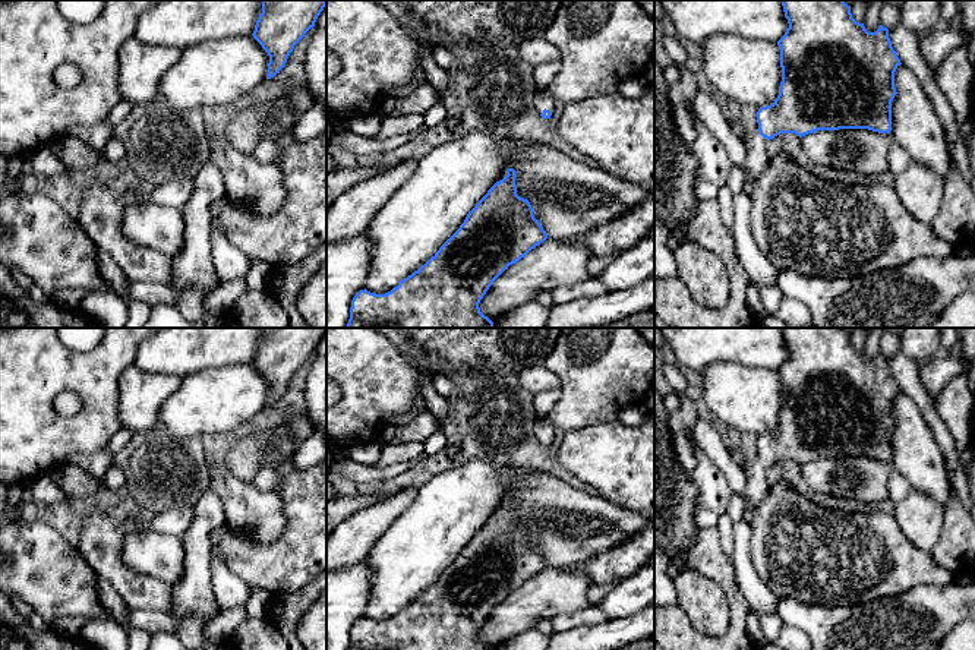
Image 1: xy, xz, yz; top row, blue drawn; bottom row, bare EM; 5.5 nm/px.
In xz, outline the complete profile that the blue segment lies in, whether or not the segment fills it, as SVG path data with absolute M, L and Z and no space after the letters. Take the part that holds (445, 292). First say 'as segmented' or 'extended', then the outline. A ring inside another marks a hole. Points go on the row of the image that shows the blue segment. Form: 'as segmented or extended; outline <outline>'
as segmented; outline M508 168L507 176L488 190L467 214L460 228L425 265L385 294L360 290L351 300L345 328L493 328L493 322L480 312L480 300L509 265L518 262L546 239L548 234L534 218L530 202L517 195L515 170Z

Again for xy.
as segmented; outline M261 0L262 13L259 15L253 38L262 45L269 56L266 79L274 78L285 66L294 45L305 37L305 34L315 26L315 22L326 0Z

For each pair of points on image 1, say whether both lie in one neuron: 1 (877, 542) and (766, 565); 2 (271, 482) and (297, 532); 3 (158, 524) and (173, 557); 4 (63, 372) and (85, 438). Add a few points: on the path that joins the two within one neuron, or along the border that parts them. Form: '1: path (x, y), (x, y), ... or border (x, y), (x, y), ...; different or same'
1: path (849, 555), (794, 557); same
2: border (268, 466), (280, 475), (277, 492); different
3: border (129, 530), (170, 533), (179, 538); different
4: path (79, 387), (90, 397), (90, 422); same

